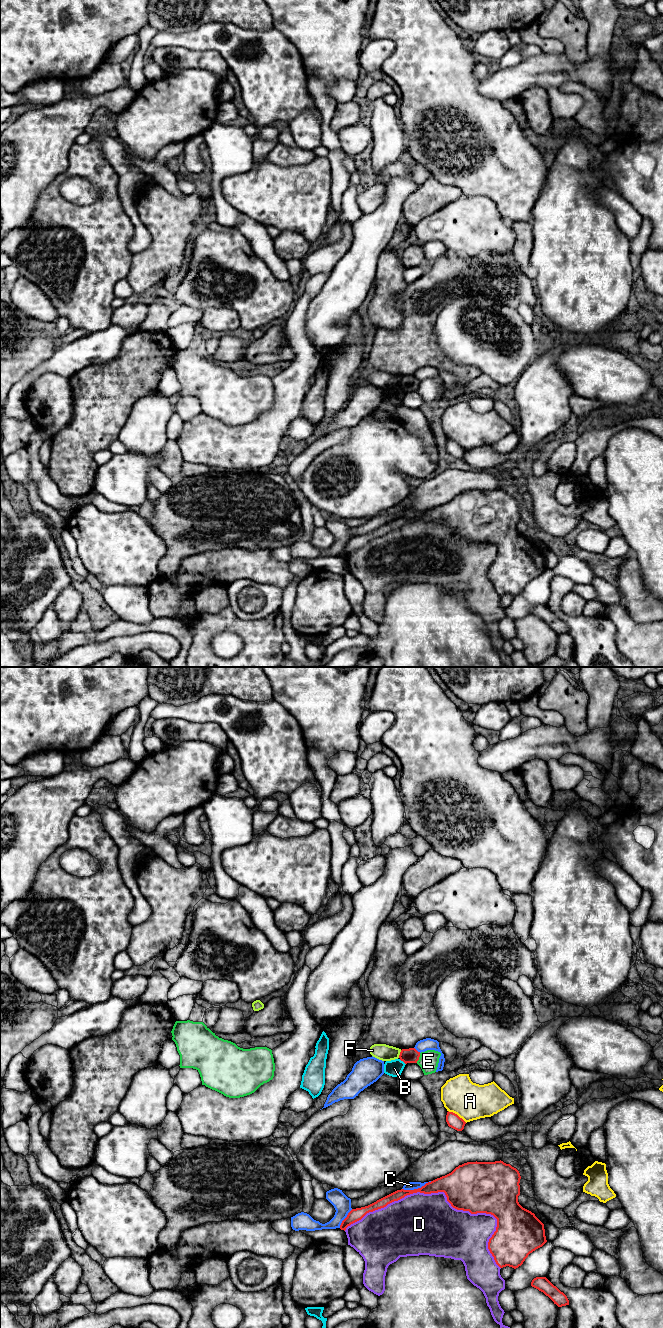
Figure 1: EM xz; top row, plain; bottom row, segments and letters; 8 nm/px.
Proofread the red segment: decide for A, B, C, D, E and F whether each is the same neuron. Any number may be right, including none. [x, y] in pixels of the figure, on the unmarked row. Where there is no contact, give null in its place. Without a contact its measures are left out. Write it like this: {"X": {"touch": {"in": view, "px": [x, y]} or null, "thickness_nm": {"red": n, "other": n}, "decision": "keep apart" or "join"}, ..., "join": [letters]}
{"A": {"touch": {"in": "xz", "px": [456, 442]}, "thickness_nm": {"red": 110, "other": 300}, "decision": "keep apart"}, "B": {"touch": {"in": "xz", "px": [402, 388]}, "thickness_nm": {"red": 120, "other": 140}, "decision": "keep apart"}, "C": {"touch": {"in": "xz", "px": [416, 517]}, "thickness_nm": {"red": 140, "other": 60}, "decision": "keep apart"}, "D": {"touch": {"in": "xz", "px": [446, 524]}, "thickness_nm": {"red": 400, "other": 440}, "decision": "keep apart"}, "E": {"touch": {"in": "xz", "px": [418, 386]}, "thickness_nm": {"red": 120, "other": 160}, "decision": "keep apart"}, "F": {"touch": {"in": "xz", "px": [400, 382]}, "thickness_nm": {"red": 120, "other": 130}, "decision": "keep apart"}, "join": []}

